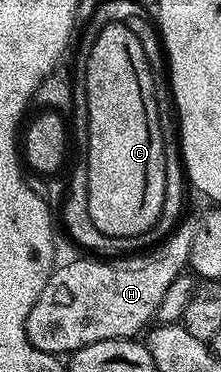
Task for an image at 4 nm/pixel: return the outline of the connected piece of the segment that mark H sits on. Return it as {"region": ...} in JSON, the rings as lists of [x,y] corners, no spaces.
{"region":[[[185,218],[178,223],[167,240],[156,245],[155,250],[122,259],[120,262],[110,262],[105,258],[79,258],[71,262],[71,266],[54,267],[47,286],[43,286],[43,294],[39,294],[35,306],[31,306],[31,314],[25,323],[27,338],[38,352],[72,354],[83,346],[91,346],[91,342],[136,337],[140,328],[145,330],[150,327],[167,290],[171,290],[171,282],[175,282],[175,278],[189,268],[191,242],[195,242],[196,230],[196,223]]]}

